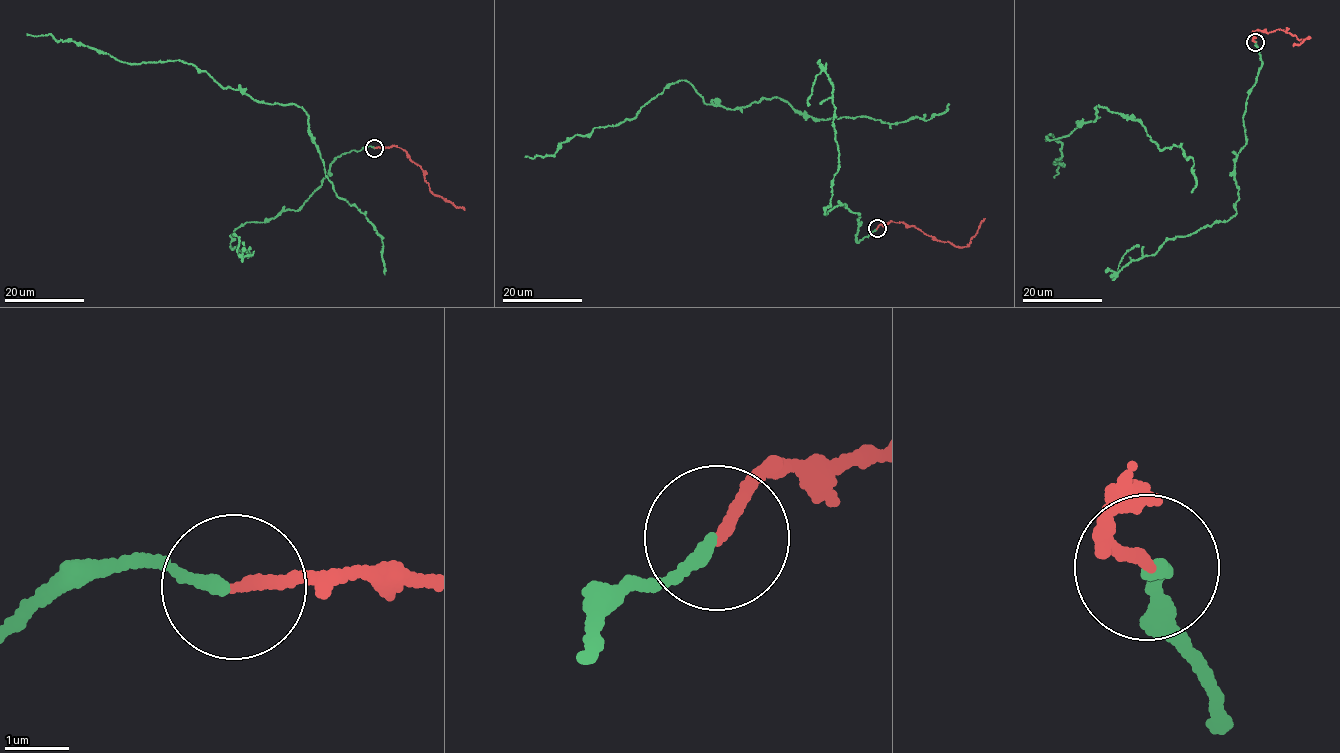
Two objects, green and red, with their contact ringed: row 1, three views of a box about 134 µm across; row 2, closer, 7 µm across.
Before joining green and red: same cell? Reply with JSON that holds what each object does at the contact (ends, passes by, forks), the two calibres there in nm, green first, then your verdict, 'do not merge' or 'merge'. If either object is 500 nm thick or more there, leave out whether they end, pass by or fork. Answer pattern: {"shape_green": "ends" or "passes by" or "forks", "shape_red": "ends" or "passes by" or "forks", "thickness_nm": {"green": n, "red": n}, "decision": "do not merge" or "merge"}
{"shape_green": "ends", "shape_red": "ends", "thickness_nm": {"green": 190, "red": 160}, "decision": "merge"}

